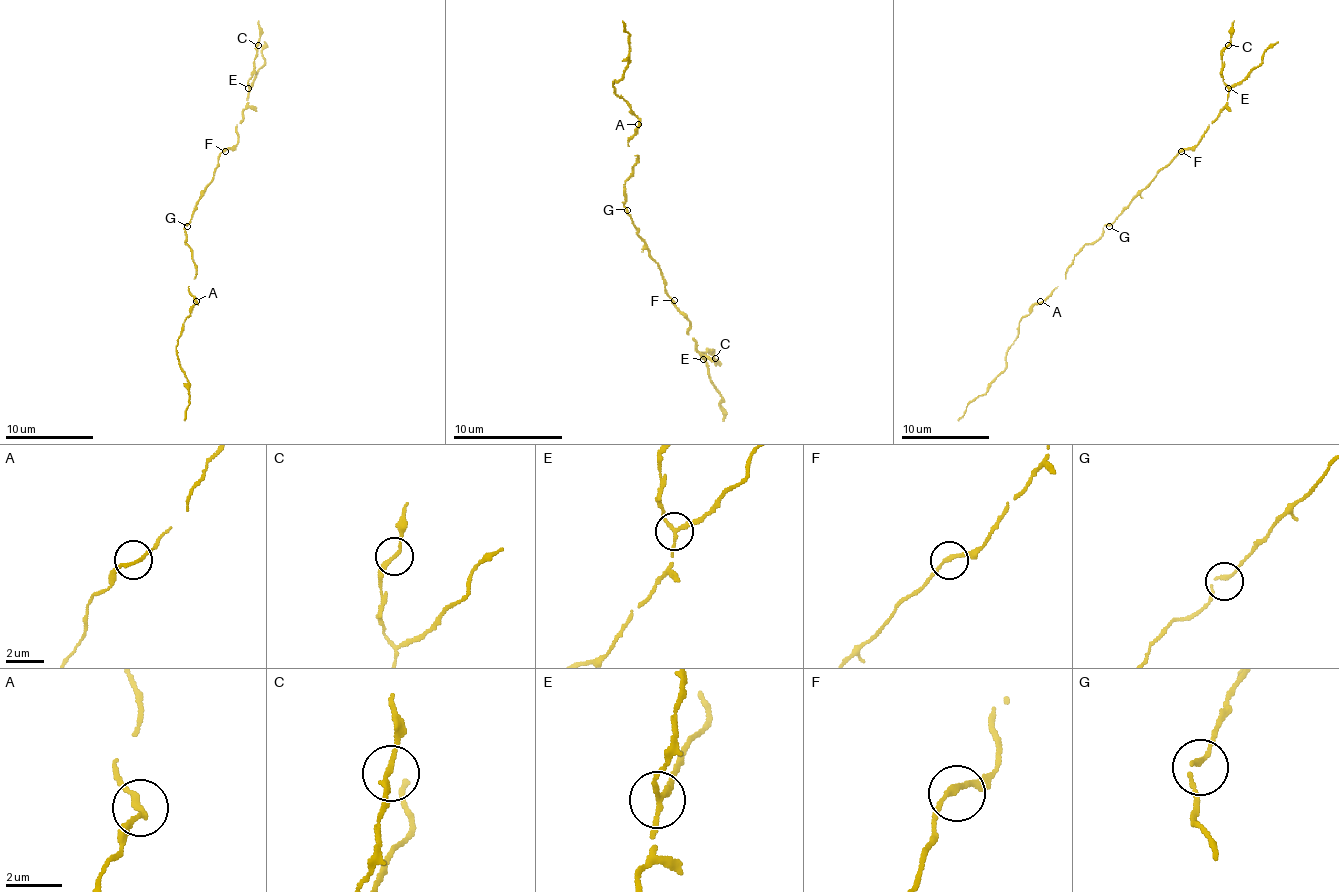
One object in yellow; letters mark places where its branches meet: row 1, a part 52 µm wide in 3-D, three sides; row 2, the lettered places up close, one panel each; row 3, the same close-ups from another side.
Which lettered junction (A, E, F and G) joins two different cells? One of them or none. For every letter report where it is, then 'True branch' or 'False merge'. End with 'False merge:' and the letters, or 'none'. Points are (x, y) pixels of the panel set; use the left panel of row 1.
A: Place: (196, 301). True branch
E: Place: (248, 88). False merge
F: Place: (225, 151). True branch
G: Place: (187, 226). True branch
False merge: E

